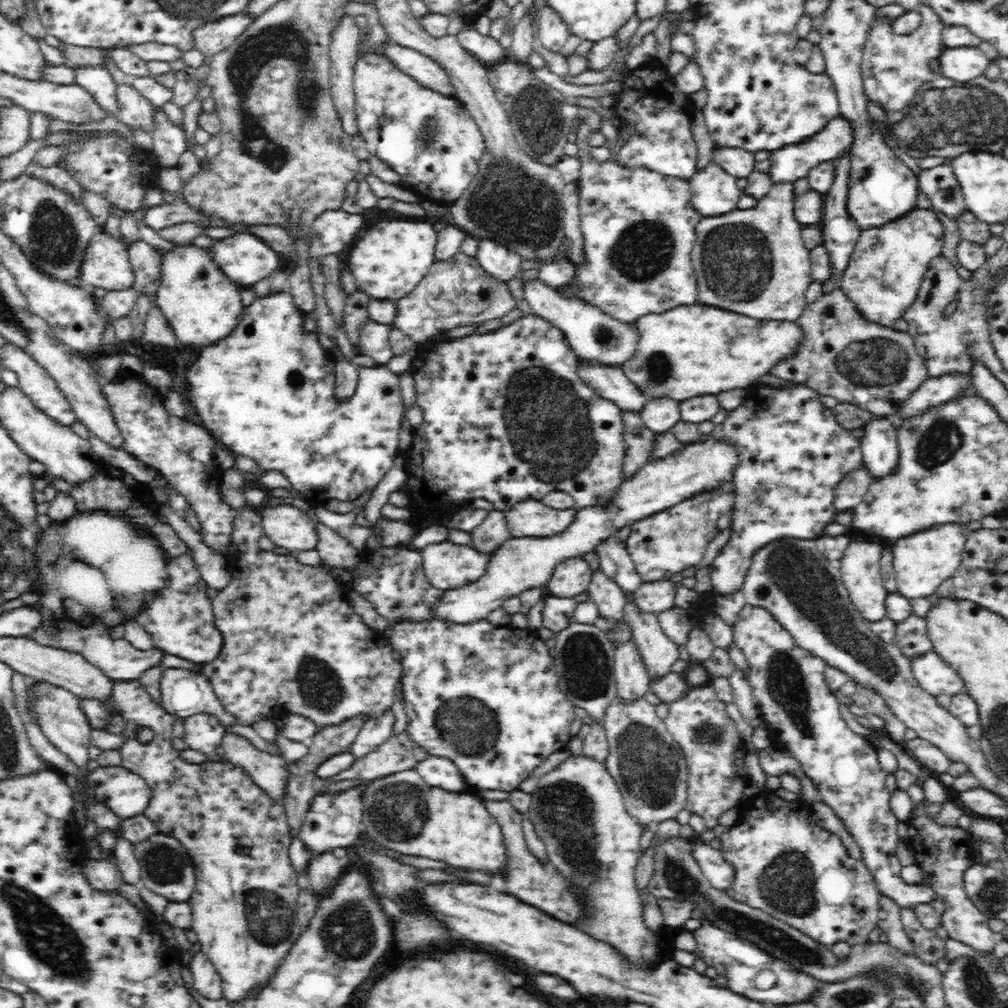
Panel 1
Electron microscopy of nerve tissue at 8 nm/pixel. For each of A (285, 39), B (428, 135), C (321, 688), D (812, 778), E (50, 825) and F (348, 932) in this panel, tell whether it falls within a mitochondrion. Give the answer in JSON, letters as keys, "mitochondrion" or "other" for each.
{"A":"mitochondrion","B":"mitochondrion","C":"mitochondrion","D":"other","E":"other","F":"mitochondrion"}

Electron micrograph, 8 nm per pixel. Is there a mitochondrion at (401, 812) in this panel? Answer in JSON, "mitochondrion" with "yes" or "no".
{"mitochondrion":"yes"}

